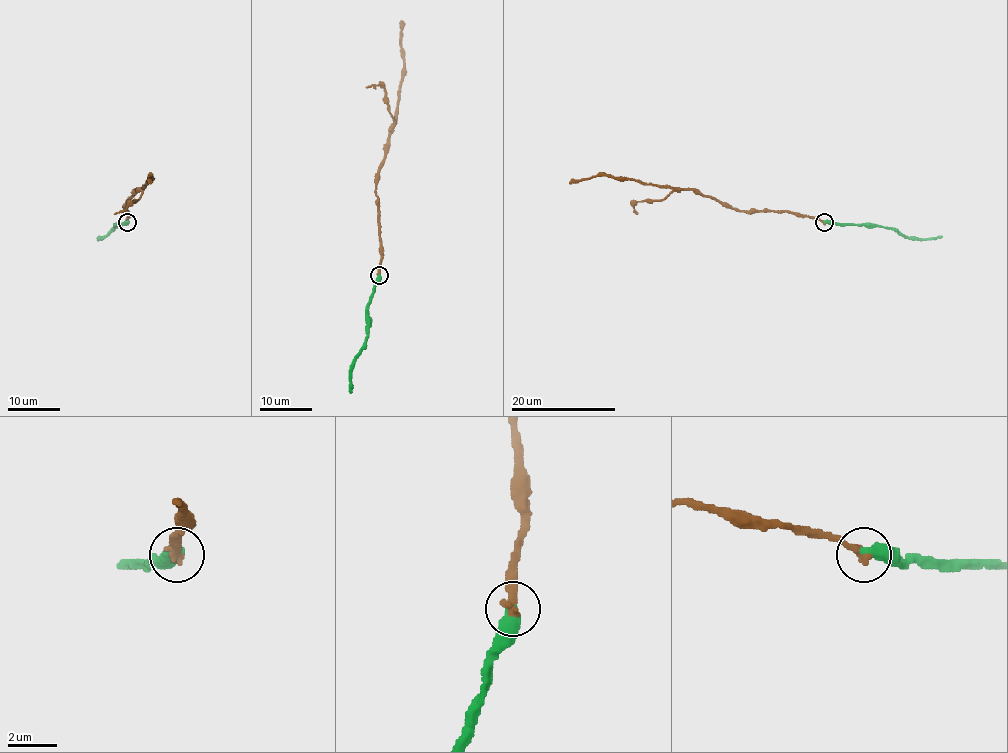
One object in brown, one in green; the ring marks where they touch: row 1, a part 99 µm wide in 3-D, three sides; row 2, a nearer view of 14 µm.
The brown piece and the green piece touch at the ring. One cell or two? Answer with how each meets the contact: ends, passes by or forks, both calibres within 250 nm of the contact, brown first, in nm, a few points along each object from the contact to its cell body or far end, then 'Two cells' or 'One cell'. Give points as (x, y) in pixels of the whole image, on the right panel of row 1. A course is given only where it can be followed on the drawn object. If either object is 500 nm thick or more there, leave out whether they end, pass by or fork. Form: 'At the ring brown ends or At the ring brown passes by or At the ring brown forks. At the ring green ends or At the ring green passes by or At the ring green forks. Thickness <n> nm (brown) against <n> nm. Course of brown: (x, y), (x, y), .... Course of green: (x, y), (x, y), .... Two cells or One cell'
At the ring brown ends. At the ring green ends. Thickness 400 nm (brown) against 480 nm. Course of brown: (824, 222), (787, 211), (741, 211), (693, 189), (643, 184), (629, 179), (597, 175), (570, 183). Course of green: (824, 222), (888, 227), (916, 239), (942, 236). One cell

